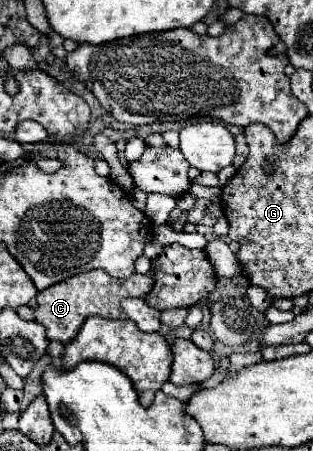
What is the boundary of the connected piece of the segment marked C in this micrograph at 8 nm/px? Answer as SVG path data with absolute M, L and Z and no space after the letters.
M90 270L86 274L76 274L64 282L58 282L42 292L38 292L38 296L36 296L38 306L36 308L20 306L16 312L24 320L32 320L32 322L42 324L46 328L48 340L58 340L62 344L68 344L78 334L82 322L88 316L98 314L102 318L122 318L120 300L128 298L128 296L142 298L150 292L152 284L154 284L154 278L150 274L134 272L128 280L118 280L102 270Z

